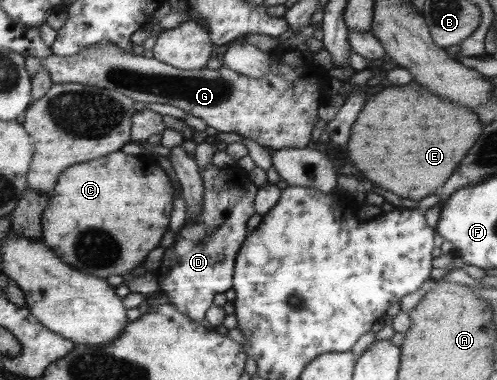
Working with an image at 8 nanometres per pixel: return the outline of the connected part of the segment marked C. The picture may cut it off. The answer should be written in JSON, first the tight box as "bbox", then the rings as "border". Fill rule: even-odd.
{"bbox":[42,150,182,280],"border":[[[120,150],[88,161],[86,165],[74,165],[62,173],[62,181],[58,181],[58,189],[54,189],[54,195],[42,213],[44,243],[59,258],[83,273],[104,280],[110,276],[123,277],[140,265],[146,265],[154,249],[162,249],[166,233],[174,229],[174,209],[178,209],[178,194],[181,193],[182,186],[174,181],[174,173],[158,161],[158,155],[132,156]]]}

